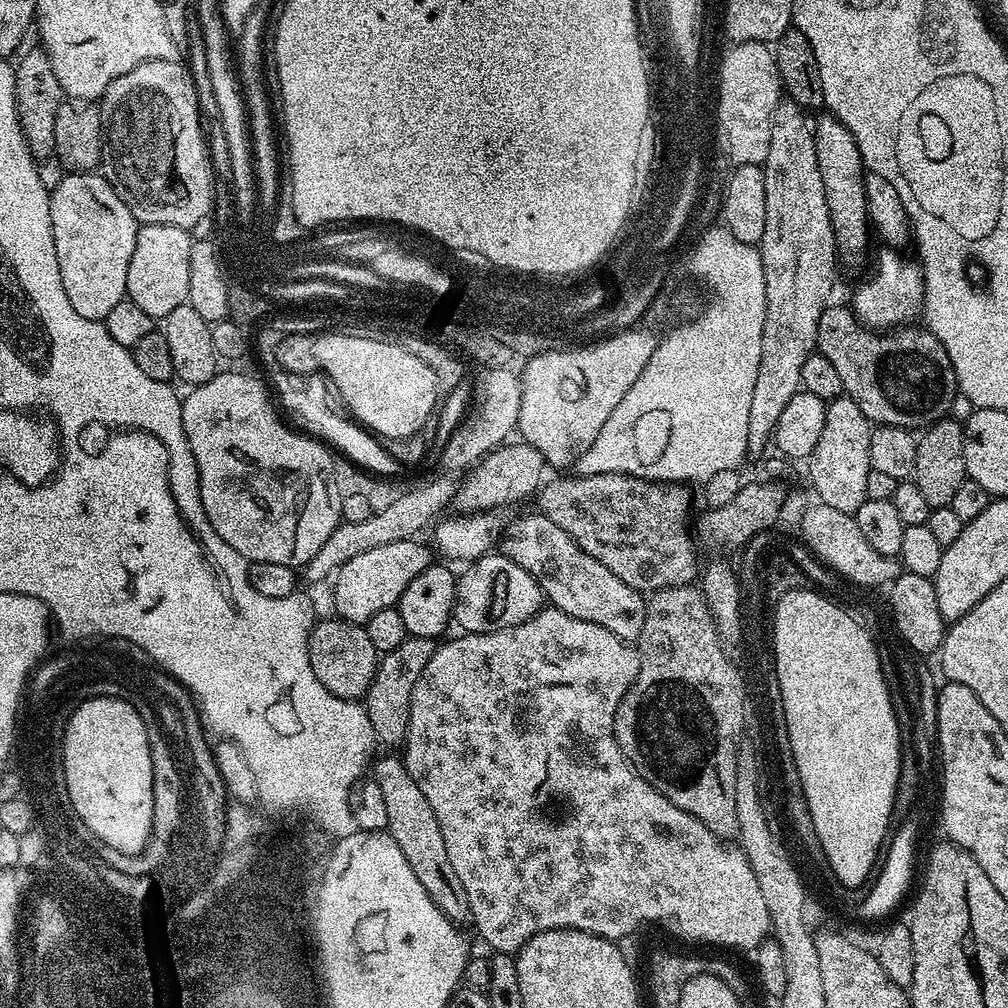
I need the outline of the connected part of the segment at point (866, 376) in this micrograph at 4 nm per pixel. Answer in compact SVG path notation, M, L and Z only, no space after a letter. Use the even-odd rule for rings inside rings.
M830 306L818 318L818 334L816 347L820 353L838 369L842 378L844 395L858 402L858 410L866 414L873 425L898 426L909 430L927 429L938 420L945 419L952 408L952 403L958 400L956 375L954 366L938 338L927 327L897 326L891 330L877 330L863 324L852 313L851 307L836 308Z

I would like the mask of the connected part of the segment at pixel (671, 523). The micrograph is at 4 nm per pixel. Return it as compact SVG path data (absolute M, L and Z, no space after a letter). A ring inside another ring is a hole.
M630 475L573 477L543 483L536 496L537 509L569 534L588 556L606 566L624 584L641 592L677 588L692 584L695 576L697 579L700 572L696 556L697 545L688 528L692 498L685 485L658 483Z

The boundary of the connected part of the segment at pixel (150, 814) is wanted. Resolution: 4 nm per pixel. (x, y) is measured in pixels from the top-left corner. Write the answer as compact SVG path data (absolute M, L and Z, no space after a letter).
M100 696L82 701L63 731L63 770L70 802L93 835L120 852L143 853L154 835L155 780L148 730L145 717L134 706L117 697Z

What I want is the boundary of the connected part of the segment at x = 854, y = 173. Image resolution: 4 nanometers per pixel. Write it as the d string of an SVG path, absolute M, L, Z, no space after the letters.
M824 114L824 117L818 122L815 121L813 136L819 173L822 174L822 184L826 191L827 208L831 216L832 230L835 232L837 249L843 255L846 253L856 256L867 246L868 230L870 232L861 152L848 128L831 114Z

